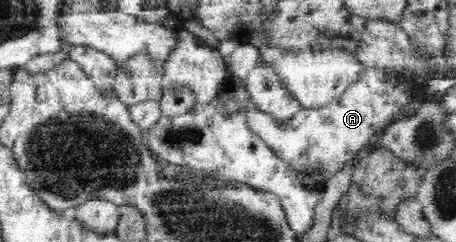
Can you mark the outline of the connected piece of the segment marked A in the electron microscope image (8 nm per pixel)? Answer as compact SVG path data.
M366 67L359 73L356 81L327 106L313 109L302 109L287 123L275 123L268 115L253 107L245 87L245 80L228 74L223 81L229 83L229 92L218 95L225 104L232 101L237 107L244 108L248 116L249 127L273 149L275 155L287 161L299 174L315 176L316 182L322 185L343 166L361 152L371 138L380 135L389 124L395 123L404 116L407 110L417 110L422 102L417 100L417 93L407 91L407 83L399 77L391 77L382 67Z

